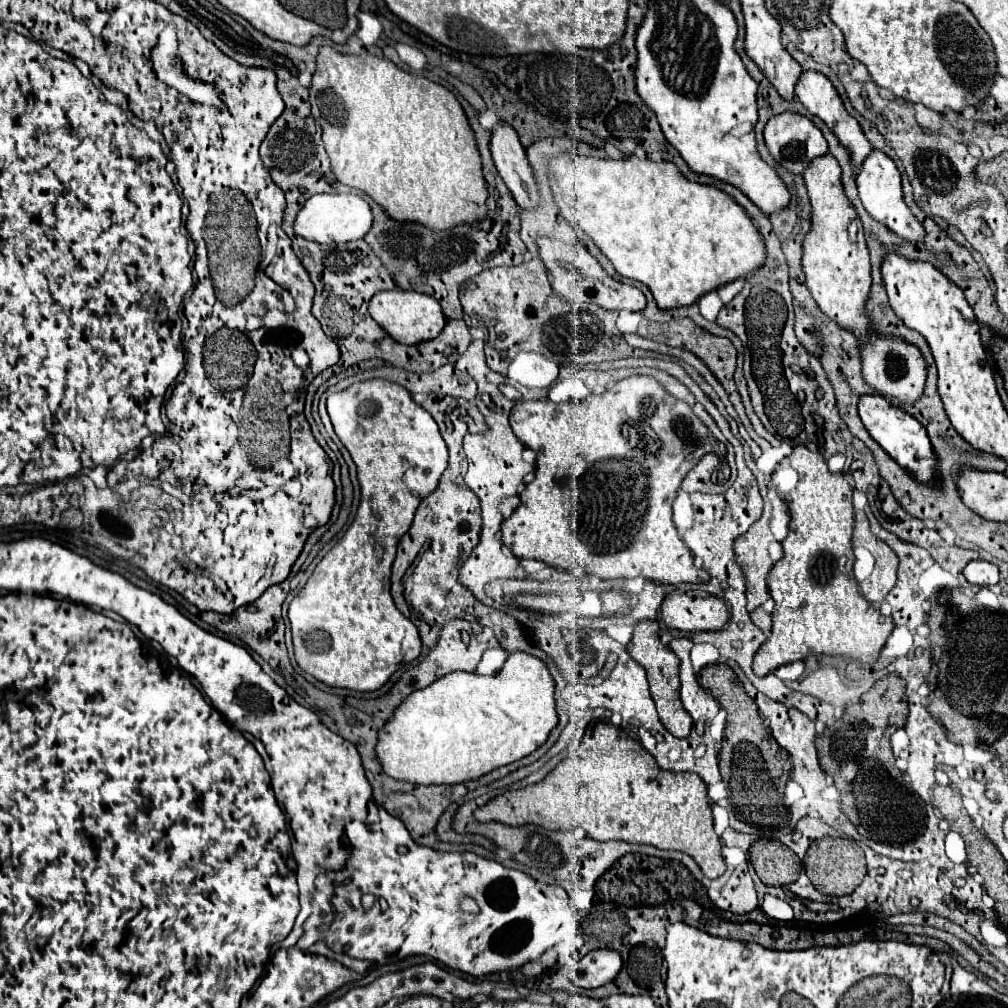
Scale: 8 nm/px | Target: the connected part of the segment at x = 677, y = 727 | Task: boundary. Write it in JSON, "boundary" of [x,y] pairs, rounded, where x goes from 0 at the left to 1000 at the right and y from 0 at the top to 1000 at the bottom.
{"boundary":[[[639,615],[635,617],[631,623],[629,623],[629,631],[623,639],[623,647],[625,651],[641,663],[641,669],[643,669],[643,677],[645,677],[645,687],[647,687],[647,692],[651,696],[651,704],[653,704],[653,710],[657,714],[657,718],[661,720],[661,724],[665,728],[669,728],[671,732],[681,732],[688,720],[685,708],[679,704],[677,696],[675,696],[675,655],[673,651],[665,645],[665,641],[659,641],[655,637],[655,619],[649,617],[649,615]]]}

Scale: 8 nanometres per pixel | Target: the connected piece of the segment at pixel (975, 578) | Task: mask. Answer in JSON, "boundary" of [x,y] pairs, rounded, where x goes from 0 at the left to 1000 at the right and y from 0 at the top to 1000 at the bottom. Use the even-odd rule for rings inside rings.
{"boundary":[[[966,556],[956,563],[956,571],[962,579],[970,581],[984,581],[992,577],[992,565],[988,560],[978,556]]]}

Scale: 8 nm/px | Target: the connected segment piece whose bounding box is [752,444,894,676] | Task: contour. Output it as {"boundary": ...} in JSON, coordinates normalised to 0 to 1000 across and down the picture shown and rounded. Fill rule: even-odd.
{"boundary":[[[792,440],[786,444],[786,450],[772,460],[761,484],[769,486],[784,506],[784,526],[782,532],[776,536],[778,552],[768,560],[762,571],[764,591],[770,601],[766,607],[766,629],[748,651],[748,669],[760,671],[776,659],[802,653],[804,647],[839,651],[859,659],[867,659],[887,623],[887,617],[883,611],[875,611],[871,603],[867,603],[857,591],[853,591],[851,579],[845,571],[839,571],[831,565],[831,554],[837,552],[839,544],[845,544],[845,480],[835,468],[823,468],[813,448],[806,448],[800,442]]]}

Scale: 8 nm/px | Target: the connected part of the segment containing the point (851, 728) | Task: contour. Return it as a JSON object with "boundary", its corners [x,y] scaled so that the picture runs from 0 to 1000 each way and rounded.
{"boundary":[[[889,669],[873,673],[849,698],[843,698],[837,708],[810,730],[813,760],[827,772],[835,788],[835,804],[851,819],[853,829],[897,839],[911,833],[919,823],[919,798],[909,792],[897,776],[897,768],[889,762],[883,730],[899,718],[901,694],[899,679]]]}

